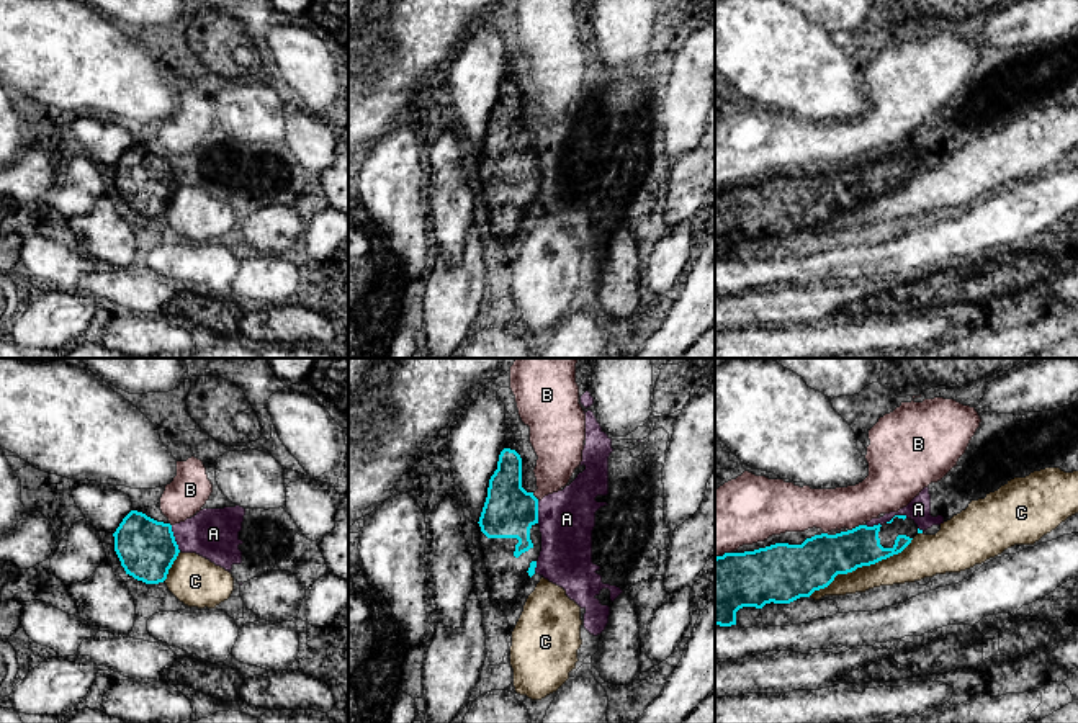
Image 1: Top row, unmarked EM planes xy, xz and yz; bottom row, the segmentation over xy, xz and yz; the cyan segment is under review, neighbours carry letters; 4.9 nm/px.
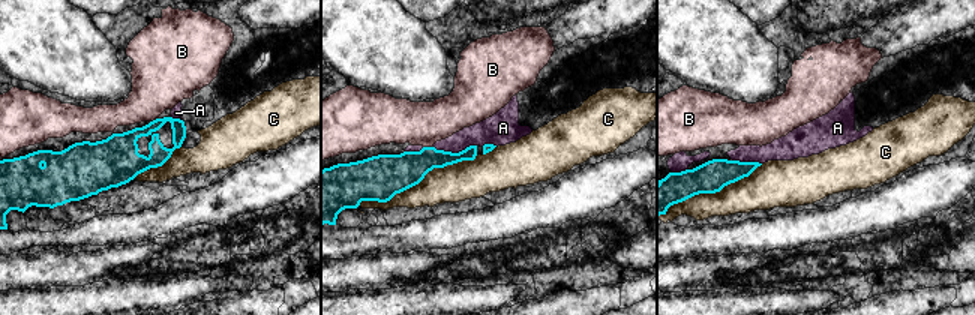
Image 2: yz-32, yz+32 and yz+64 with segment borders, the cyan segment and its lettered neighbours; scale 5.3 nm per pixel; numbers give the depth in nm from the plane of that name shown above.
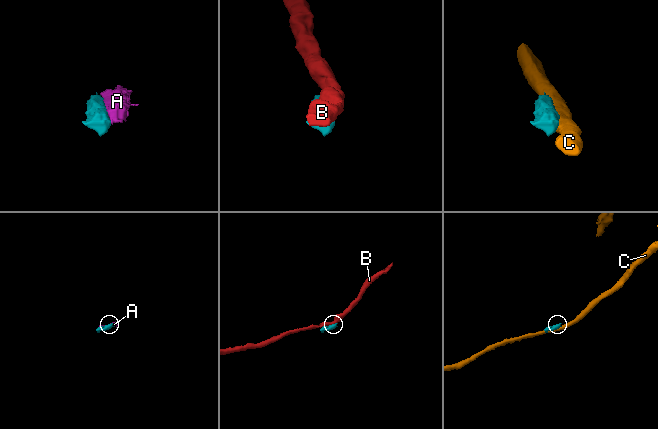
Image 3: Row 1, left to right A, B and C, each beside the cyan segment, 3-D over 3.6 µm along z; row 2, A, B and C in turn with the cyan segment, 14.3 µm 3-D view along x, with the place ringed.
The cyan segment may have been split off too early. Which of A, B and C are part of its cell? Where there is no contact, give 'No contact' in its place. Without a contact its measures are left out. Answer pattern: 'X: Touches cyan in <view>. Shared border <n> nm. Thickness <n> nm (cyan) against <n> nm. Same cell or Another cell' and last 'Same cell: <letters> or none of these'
A: Touches cyan in xy. Shared border 140 nm. Thickness 280 nm (cyan) against 260 nm. Another cell
B: Touches cyan in yz. Shared border 80 nm. Thickness 240 nm (cyan) against 240 nm. Another cell
C: Touches cyan in yz. Shared border 600 nm. Thickness 240 nm (cyan) against 160 nm. Another cell
Same cell: none of these

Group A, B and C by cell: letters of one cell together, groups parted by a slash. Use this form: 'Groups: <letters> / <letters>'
Groups: A / B / C

